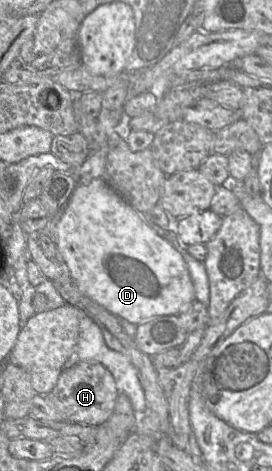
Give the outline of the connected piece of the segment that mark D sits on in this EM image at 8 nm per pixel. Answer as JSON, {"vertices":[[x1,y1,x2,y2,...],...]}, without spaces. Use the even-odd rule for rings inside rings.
{"vertices":[[103,178,93,179,89,185,76,186,67,202,66,209,57,224,57,234,58,241,56,246,58,253,62,261,67,265,68,272,76,282,79,290,119,318,124,318,133,324,140,324,153,317,177,315,196,299,194,285,182,254,144,221,138,212,120,194,111,188]]}

